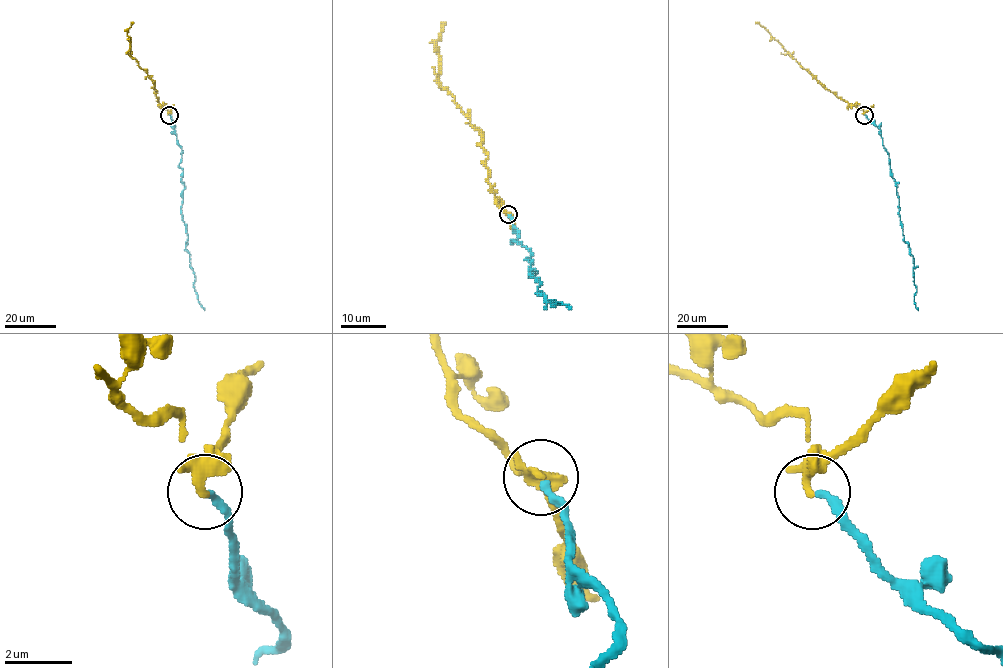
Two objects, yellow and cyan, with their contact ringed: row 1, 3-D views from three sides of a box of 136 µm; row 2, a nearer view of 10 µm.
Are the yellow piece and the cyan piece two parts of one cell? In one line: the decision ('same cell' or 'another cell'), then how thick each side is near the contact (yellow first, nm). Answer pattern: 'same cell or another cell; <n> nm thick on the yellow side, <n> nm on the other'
same cell; 240 nm thick on the yellow side, 240 nm on the other

